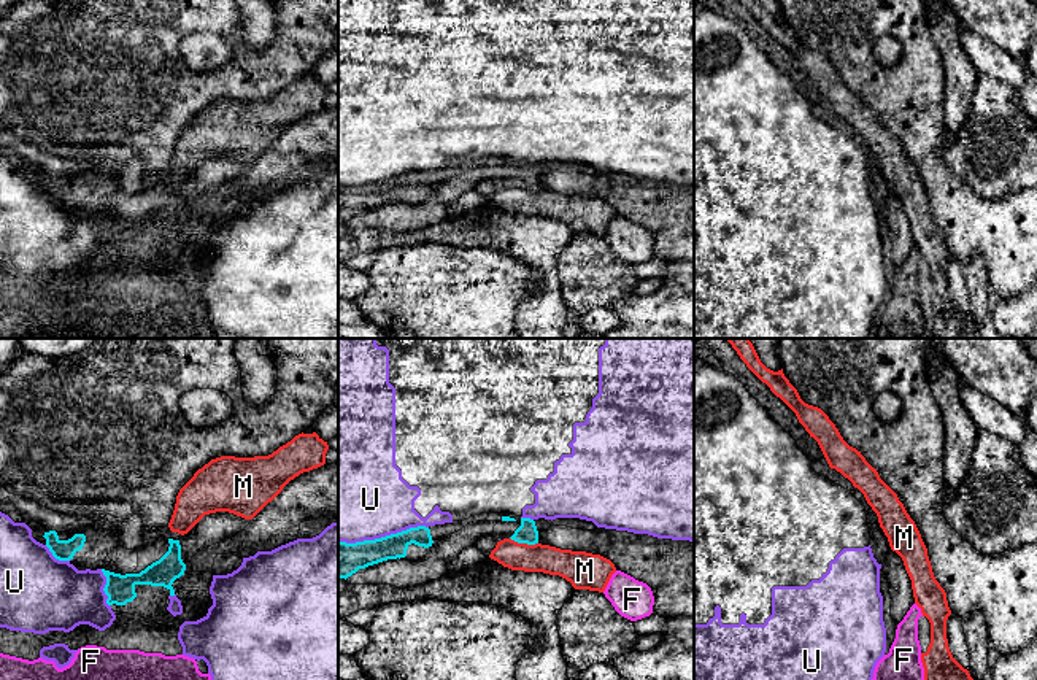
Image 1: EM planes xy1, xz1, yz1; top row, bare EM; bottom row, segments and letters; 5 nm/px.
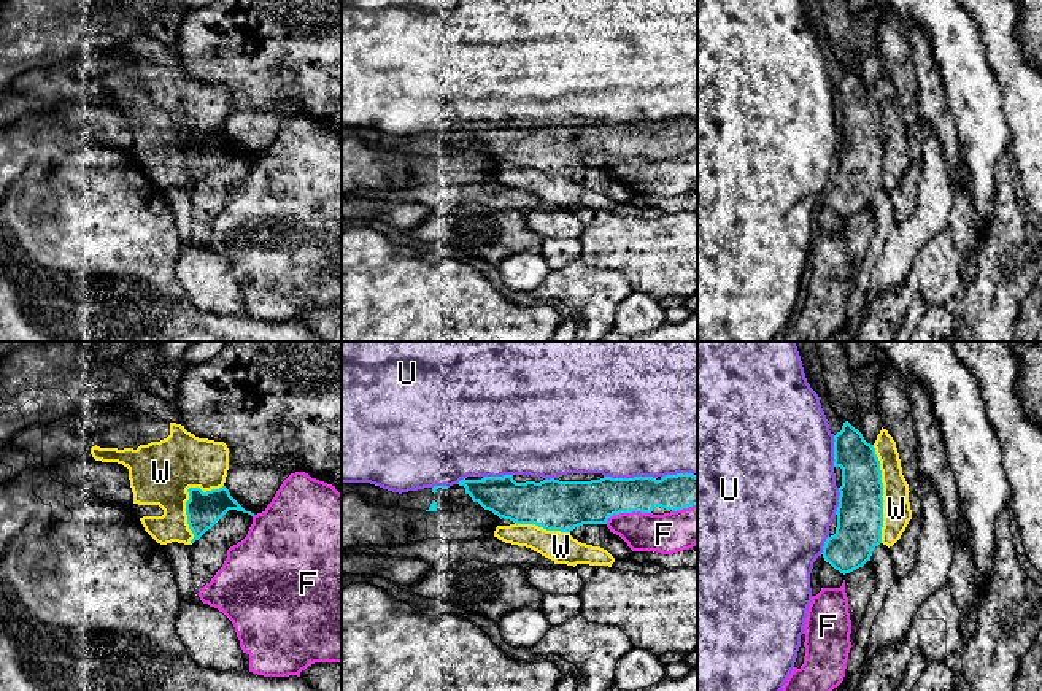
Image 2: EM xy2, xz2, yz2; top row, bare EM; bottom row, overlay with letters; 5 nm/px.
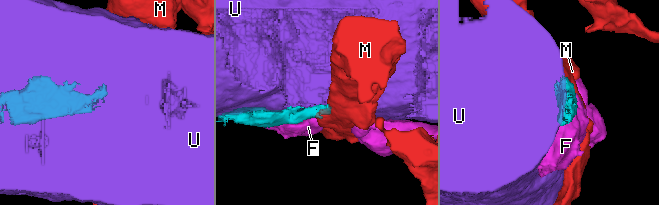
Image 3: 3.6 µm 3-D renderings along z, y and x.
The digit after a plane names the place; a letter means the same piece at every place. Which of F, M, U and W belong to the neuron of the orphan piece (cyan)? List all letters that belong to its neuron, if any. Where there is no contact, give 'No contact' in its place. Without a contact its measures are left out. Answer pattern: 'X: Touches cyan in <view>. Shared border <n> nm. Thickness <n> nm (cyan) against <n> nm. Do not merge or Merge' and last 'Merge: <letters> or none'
F: Touches cyan in xz2. Shared border 240 nm. Thickness 220 nm (cyan) against 200 nm. Do not merge
M: Touches cyan in xz1. Shared border 150 nm. Thickness 100 nm (cyan) against 140 nm. Do not merge
U: Touches cyan in xz1. Shared border 460 nm. Thickness 190 nm (cyan) against 460 nm. Do not merge
W: Touches cyan in yz2. Shared border 500 nm. Thickness 240 nm (cyan) against 140 nm. Do not merge
Merge: none

